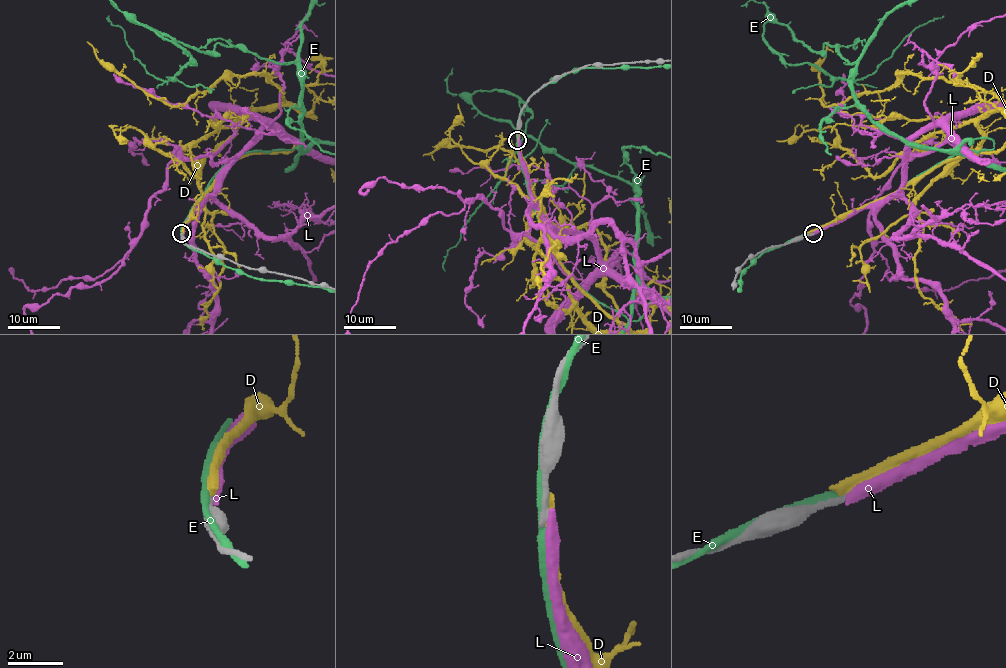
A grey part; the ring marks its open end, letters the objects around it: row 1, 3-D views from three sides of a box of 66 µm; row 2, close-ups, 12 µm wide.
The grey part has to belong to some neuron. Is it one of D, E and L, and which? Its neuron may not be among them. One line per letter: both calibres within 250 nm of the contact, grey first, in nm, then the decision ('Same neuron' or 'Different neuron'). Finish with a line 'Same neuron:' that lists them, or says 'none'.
D: Thickness 280 nm (grey) against 440 nm. Different neuron
E: Thickness 380 nm (grey) against 280 nm. Different neuron
L: Thickness 280 nm (grey) against 440 nm. Different neuron
Same neuron: none

